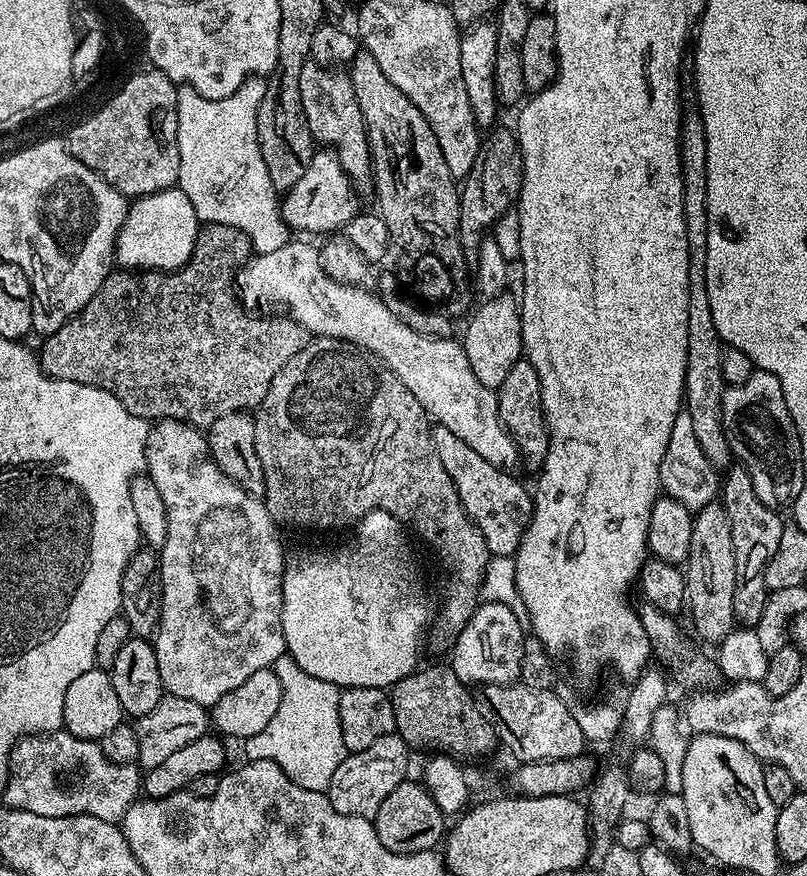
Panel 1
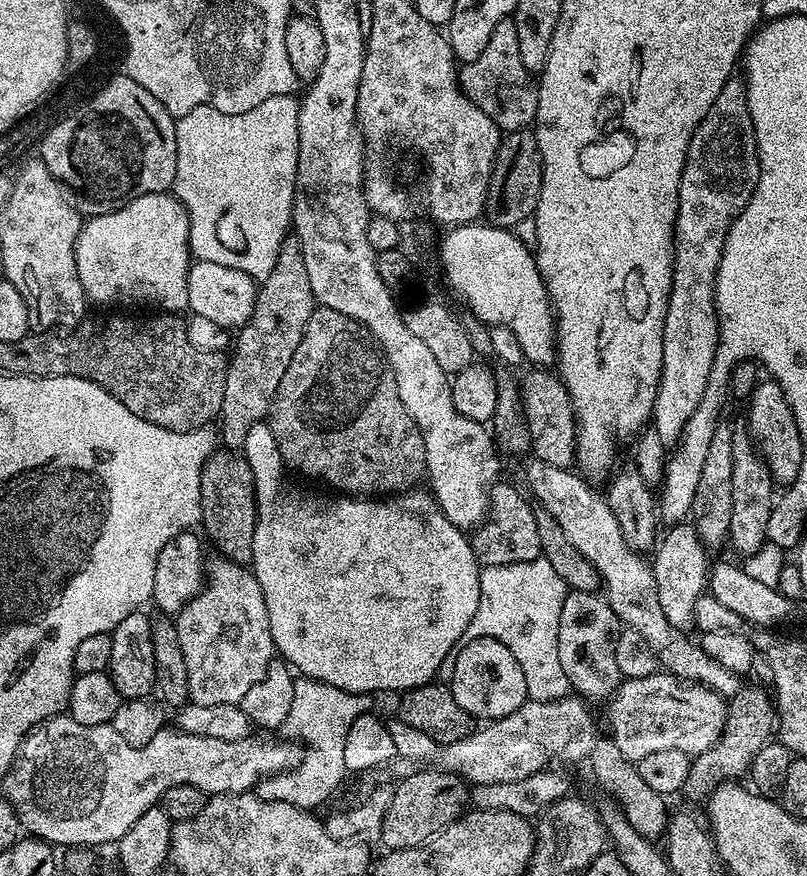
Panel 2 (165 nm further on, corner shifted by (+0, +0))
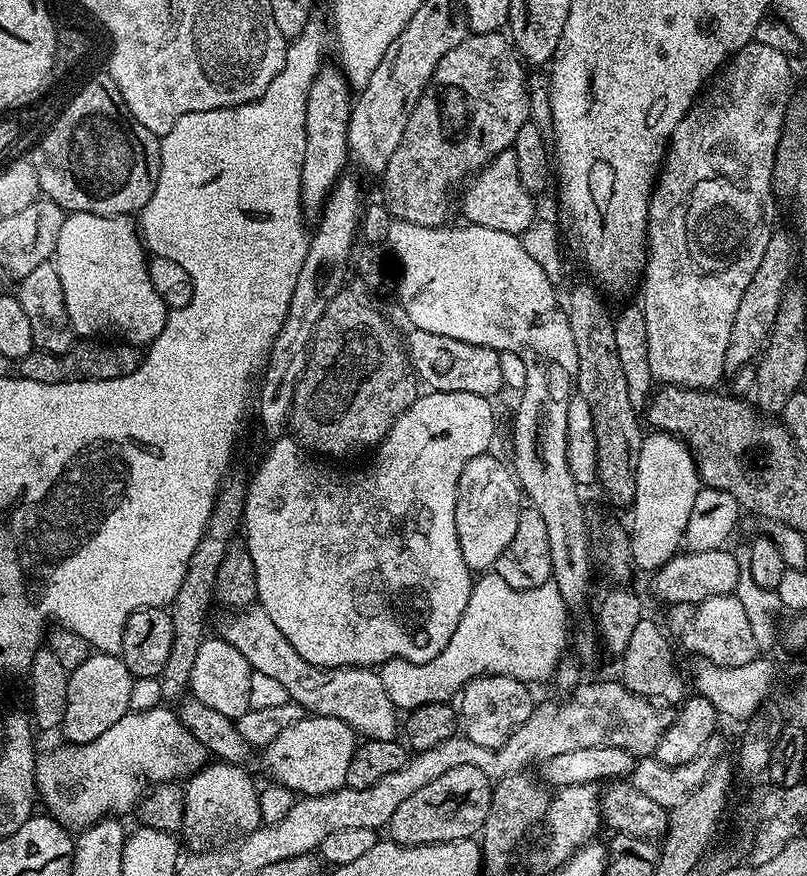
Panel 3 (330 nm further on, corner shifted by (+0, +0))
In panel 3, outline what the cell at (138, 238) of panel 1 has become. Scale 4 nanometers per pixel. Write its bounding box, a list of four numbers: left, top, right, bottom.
[54,213,170,346]

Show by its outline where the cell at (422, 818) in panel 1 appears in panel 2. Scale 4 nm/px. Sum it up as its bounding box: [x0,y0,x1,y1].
[379,770,470,849]

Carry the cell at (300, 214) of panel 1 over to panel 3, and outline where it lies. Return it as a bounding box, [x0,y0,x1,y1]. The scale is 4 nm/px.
[458,147,537,236]

